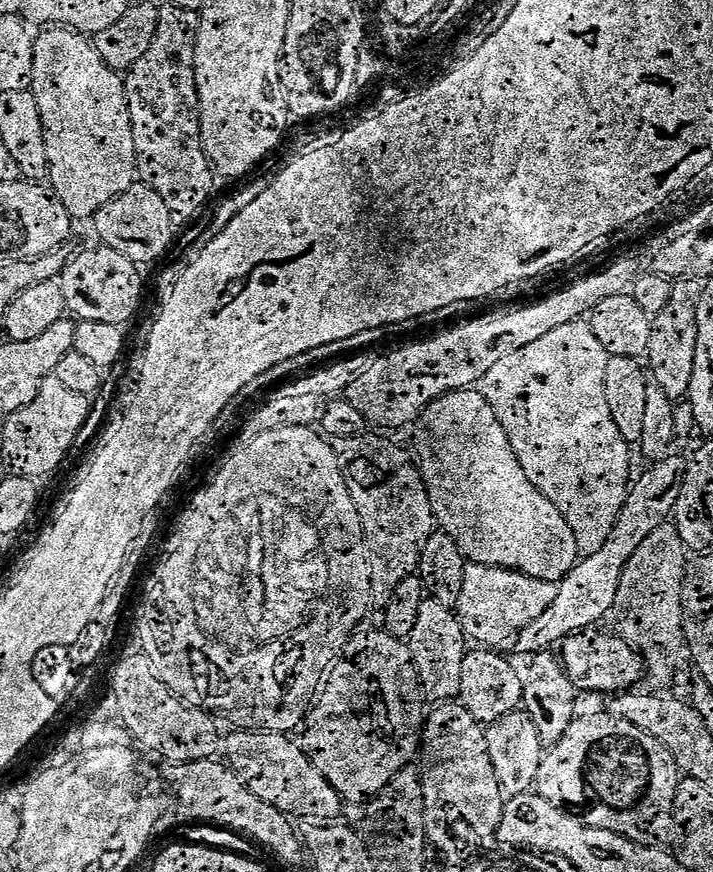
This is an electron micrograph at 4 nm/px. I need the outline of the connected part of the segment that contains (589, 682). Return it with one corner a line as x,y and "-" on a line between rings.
600,630
576,632
566,637
558,645
558,659
564,666
564,673
574,682
581,693
584,692
620,692
631,684
636,684
642,676
642,657
619,635
607,636

